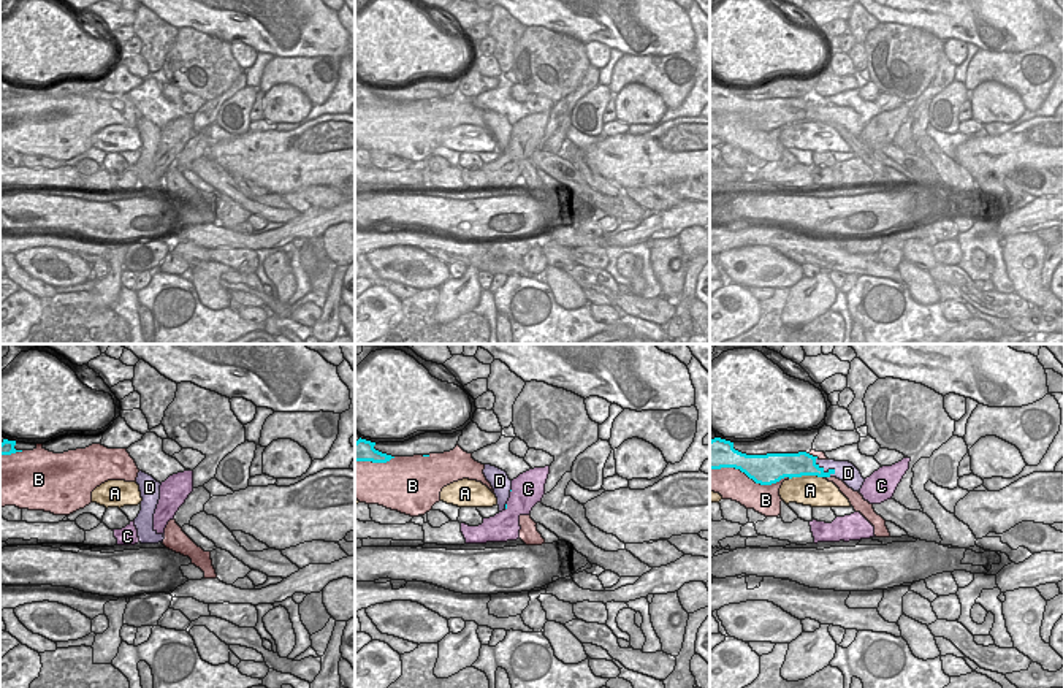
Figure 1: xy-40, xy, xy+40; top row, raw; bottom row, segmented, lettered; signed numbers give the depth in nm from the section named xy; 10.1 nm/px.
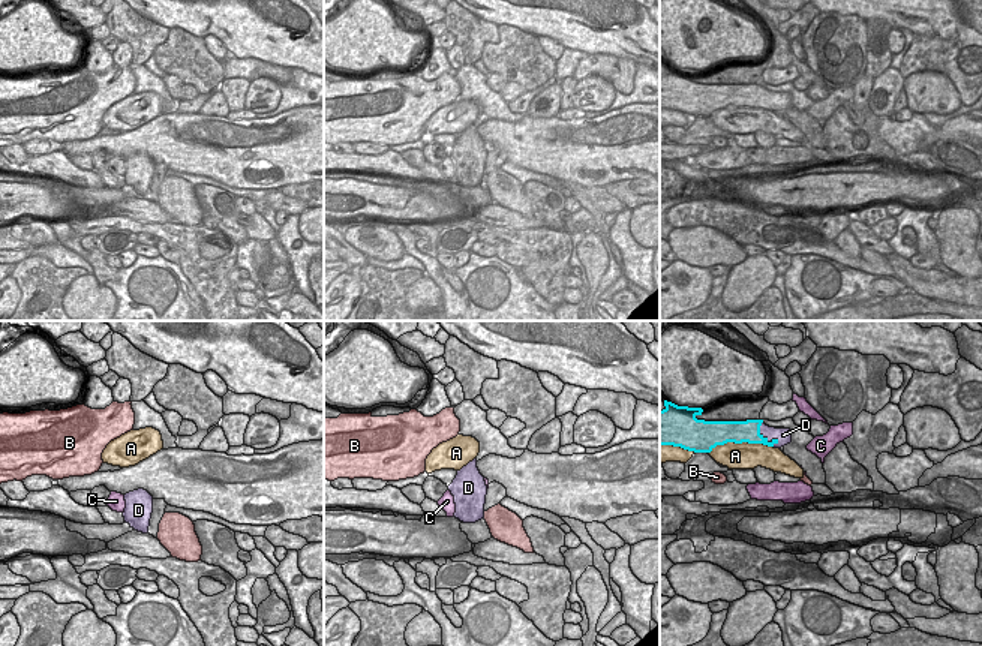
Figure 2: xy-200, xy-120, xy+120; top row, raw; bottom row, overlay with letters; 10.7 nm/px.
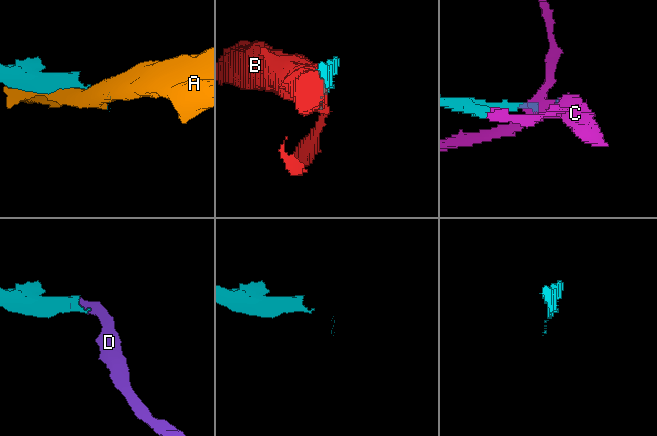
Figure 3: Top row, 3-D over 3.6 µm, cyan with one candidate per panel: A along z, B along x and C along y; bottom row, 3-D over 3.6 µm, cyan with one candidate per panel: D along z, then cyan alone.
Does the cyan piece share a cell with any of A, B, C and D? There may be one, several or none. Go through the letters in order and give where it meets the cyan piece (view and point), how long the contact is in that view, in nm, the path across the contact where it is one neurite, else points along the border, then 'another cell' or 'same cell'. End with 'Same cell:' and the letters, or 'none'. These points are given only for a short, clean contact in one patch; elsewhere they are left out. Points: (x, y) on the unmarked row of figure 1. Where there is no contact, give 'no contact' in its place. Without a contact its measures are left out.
A: contact xy+40 (805, 119); length 360 nm; another cell
B: contact xy+40 (750, 122); length 800 nm; another cell
C: contact xy (506, 152); length 70 nm; another cell
D: contact xy+40 (822, 114); length 260 nm; same cell
Same cell: D

